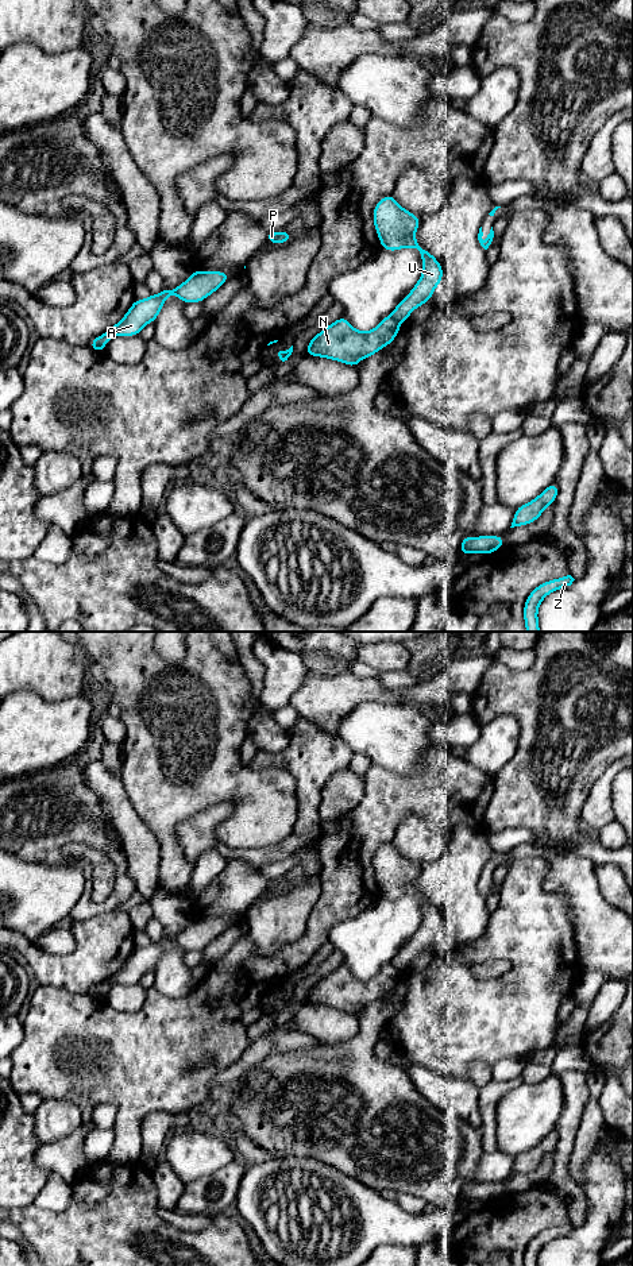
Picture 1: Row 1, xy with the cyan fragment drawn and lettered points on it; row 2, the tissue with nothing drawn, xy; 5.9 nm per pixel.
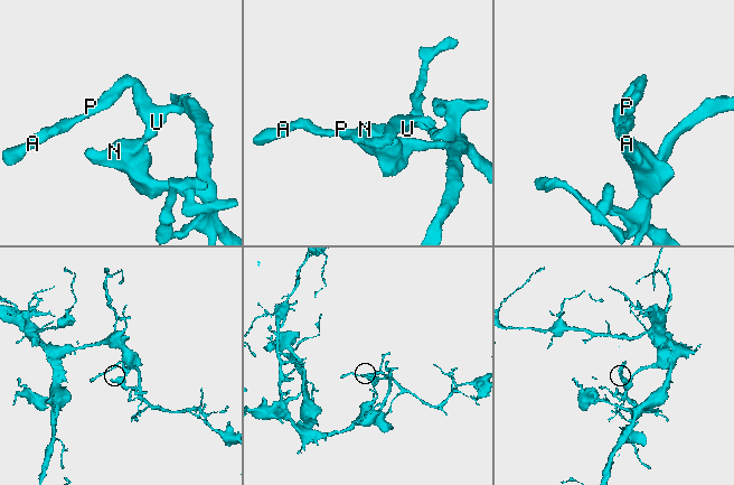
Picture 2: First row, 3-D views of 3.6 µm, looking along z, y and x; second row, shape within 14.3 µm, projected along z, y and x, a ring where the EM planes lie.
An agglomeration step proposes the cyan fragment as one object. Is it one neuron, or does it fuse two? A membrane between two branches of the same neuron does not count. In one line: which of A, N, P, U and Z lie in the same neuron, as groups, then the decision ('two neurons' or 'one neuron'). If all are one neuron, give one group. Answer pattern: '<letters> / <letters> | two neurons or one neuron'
A P U / N Z | two neurons

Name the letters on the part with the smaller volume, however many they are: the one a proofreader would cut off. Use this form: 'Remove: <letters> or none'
Remove: A, P, U

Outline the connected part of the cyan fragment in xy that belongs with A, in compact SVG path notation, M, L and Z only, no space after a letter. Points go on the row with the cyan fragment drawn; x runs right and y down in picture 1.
M194 270L194 273L178 287L167 289L163 286L159 294L151 294L146 300L135 300L126 316L117 324L93 339L88 346L96 352L104 354L104 347L111 337L138 336L147 323L154 323L170 294L175 294L185 304L201 302L229 278L231 275L225 271Z

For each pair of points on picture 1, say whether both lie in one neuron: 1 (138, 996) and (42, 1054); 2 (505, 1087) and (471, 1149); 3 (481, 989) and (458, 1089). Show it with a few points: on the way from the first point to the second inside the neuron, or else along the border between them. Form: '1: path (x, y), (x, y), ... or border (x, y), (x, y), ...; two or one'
1: border (146, 996), (134, 1011), (114, 1010), (104, 1000); two
2: border (479, 1131), (483, 1139), (483, 1149); two
3: border (429, 1069), (450, 1076), (469, 1077); two

